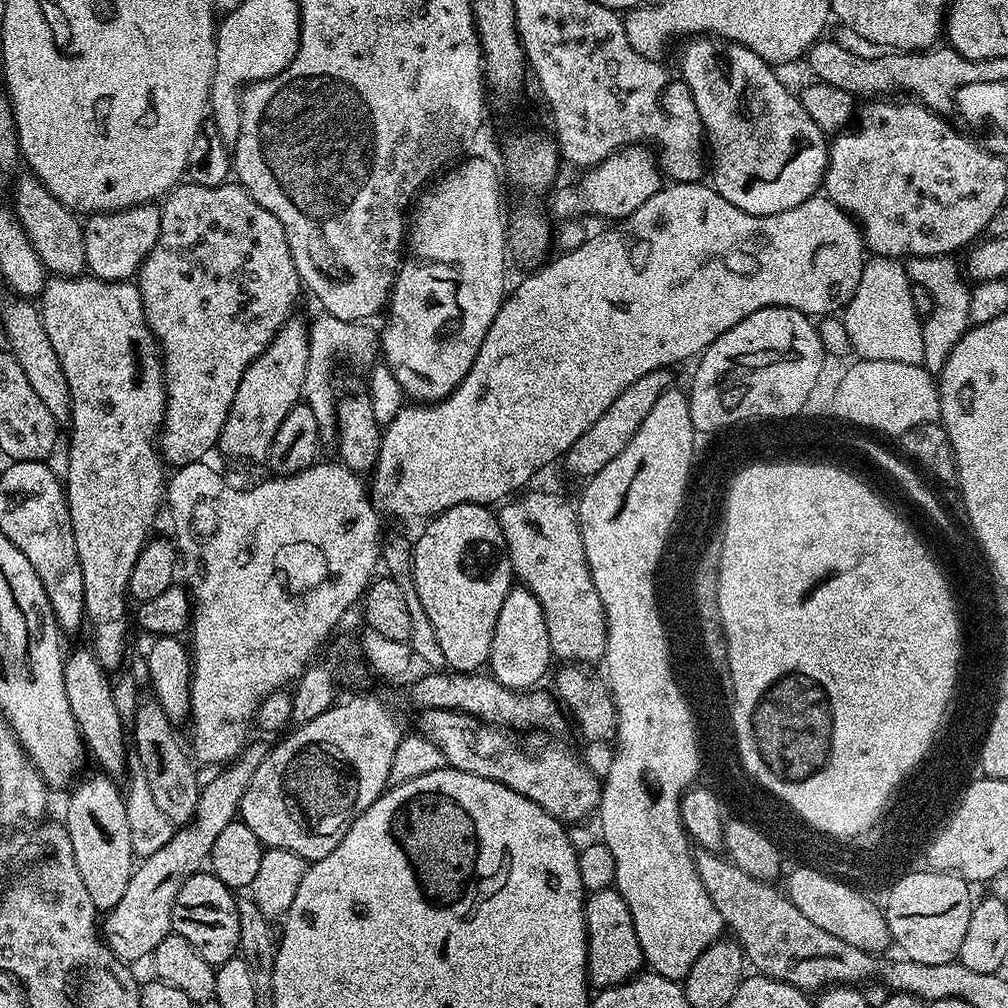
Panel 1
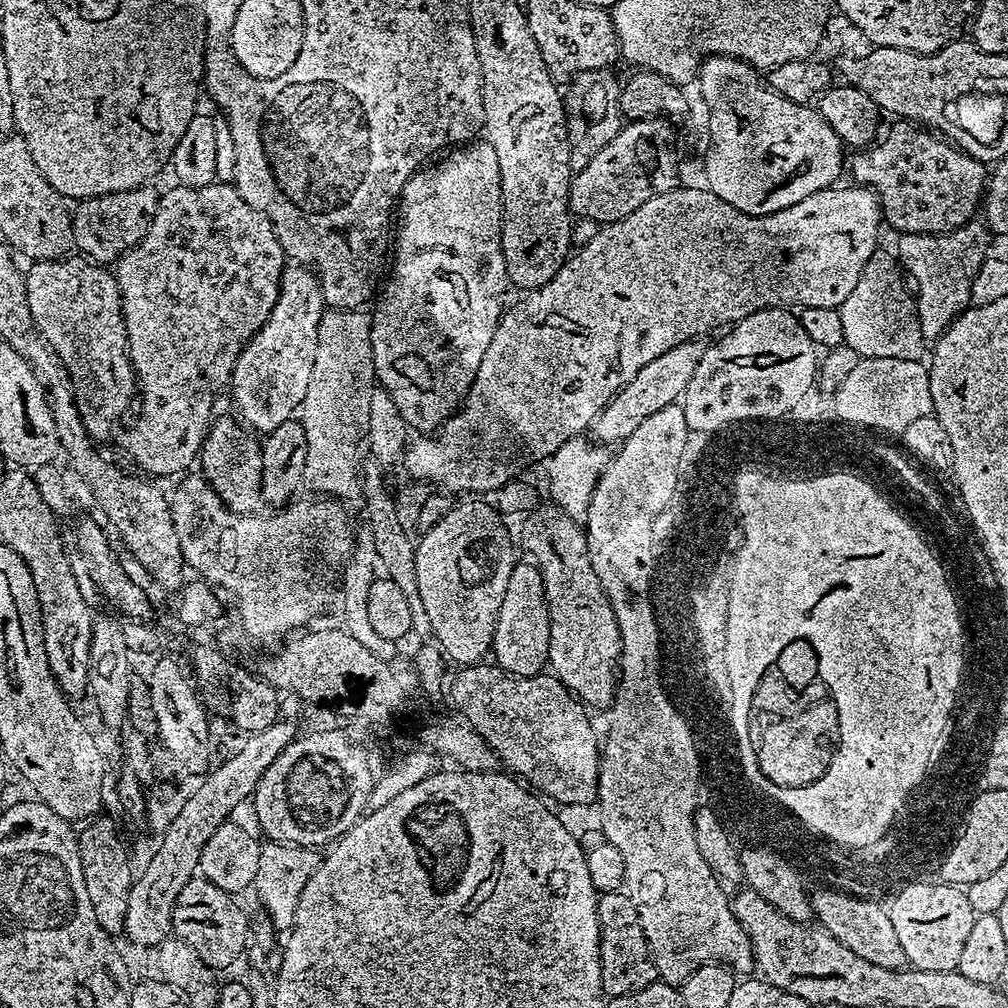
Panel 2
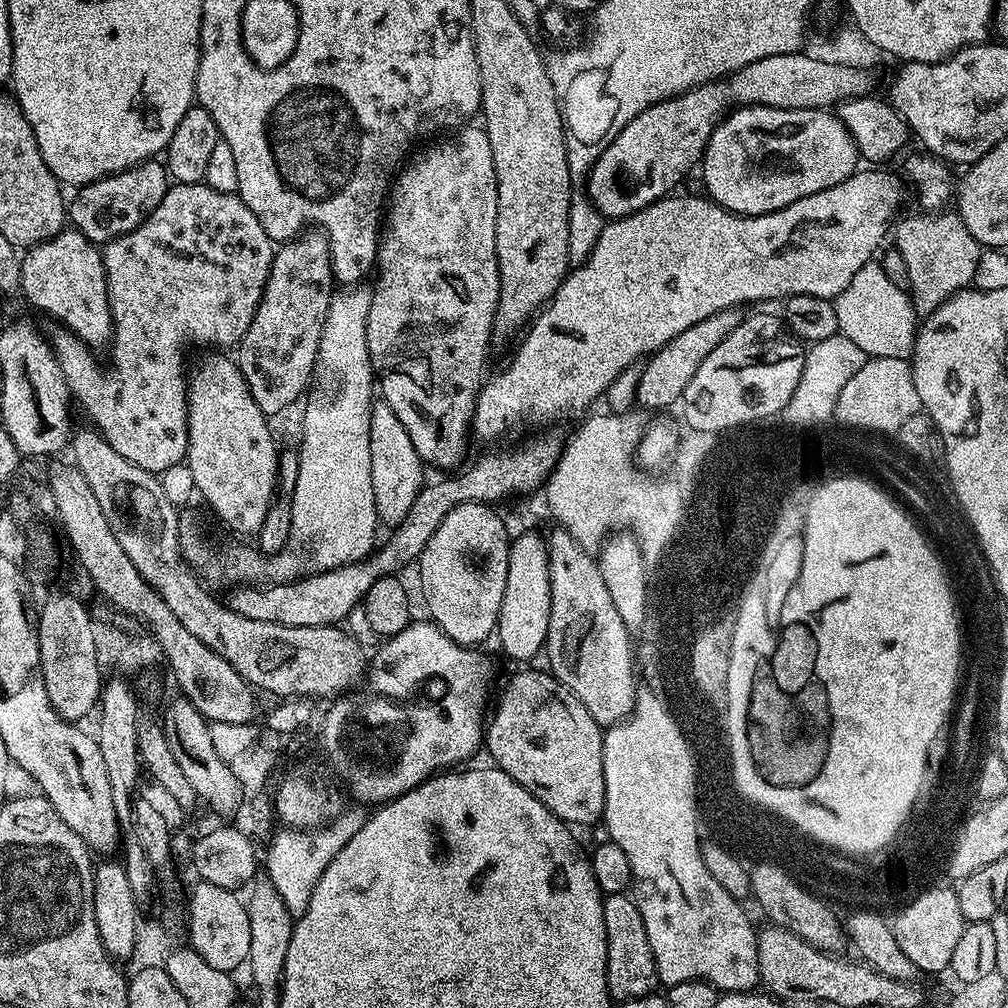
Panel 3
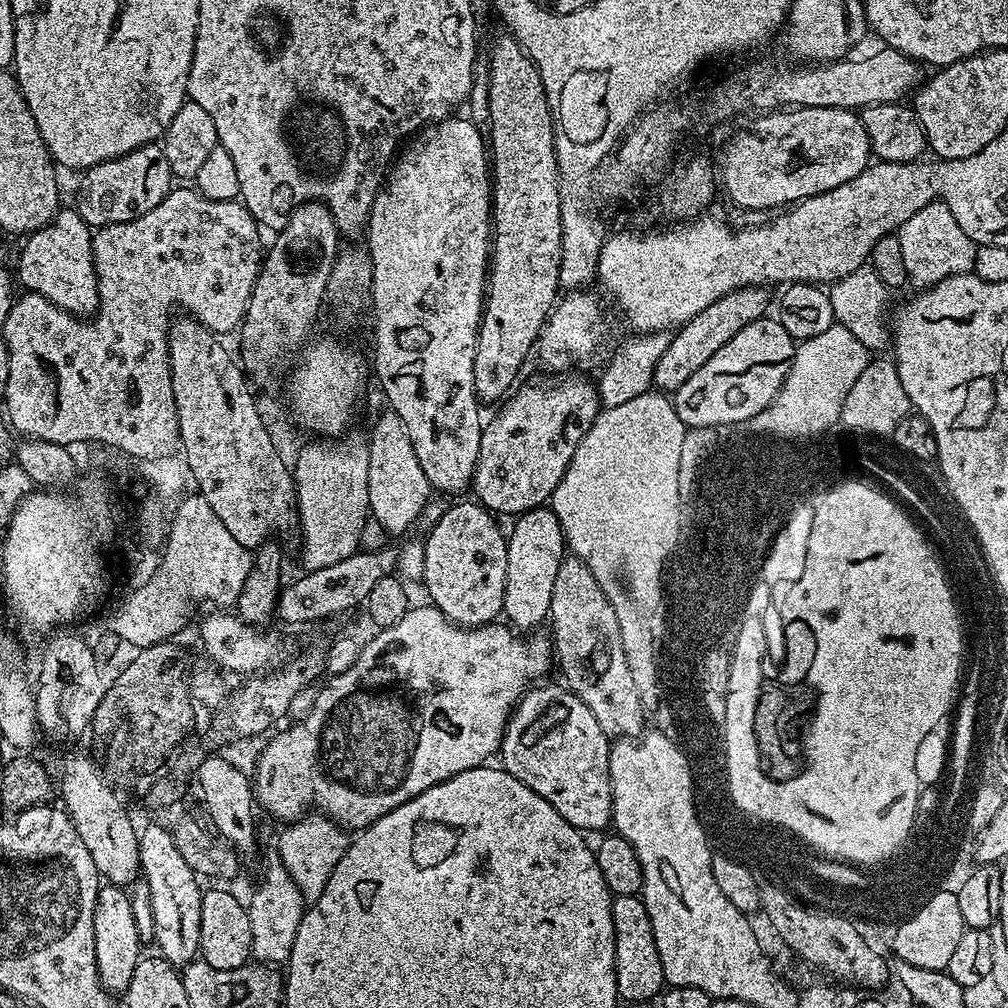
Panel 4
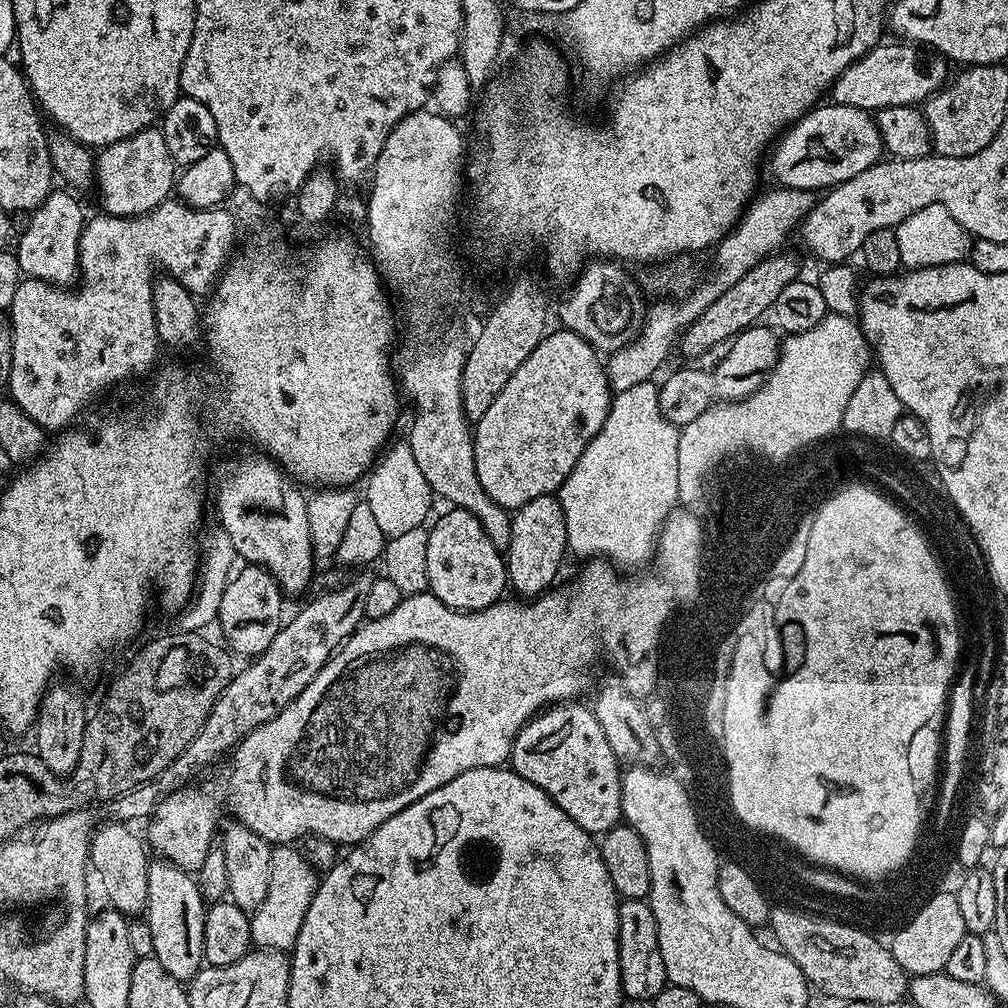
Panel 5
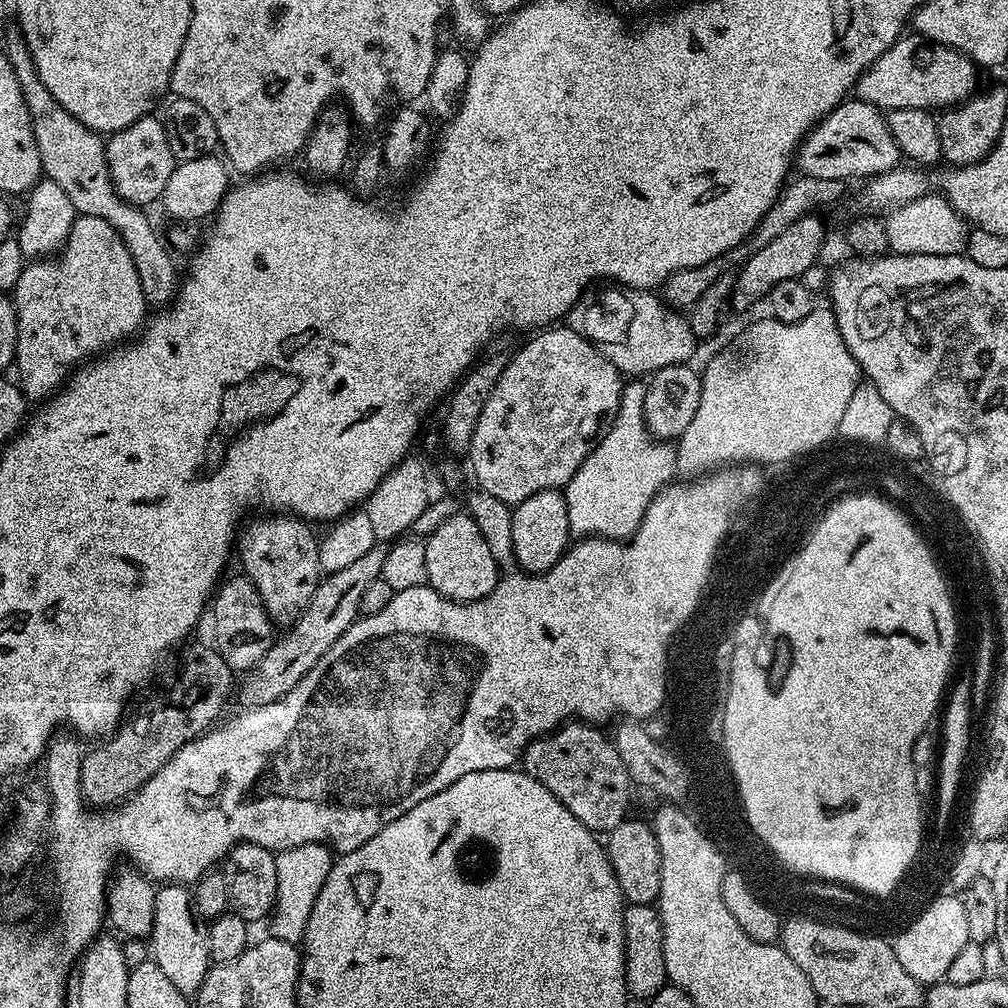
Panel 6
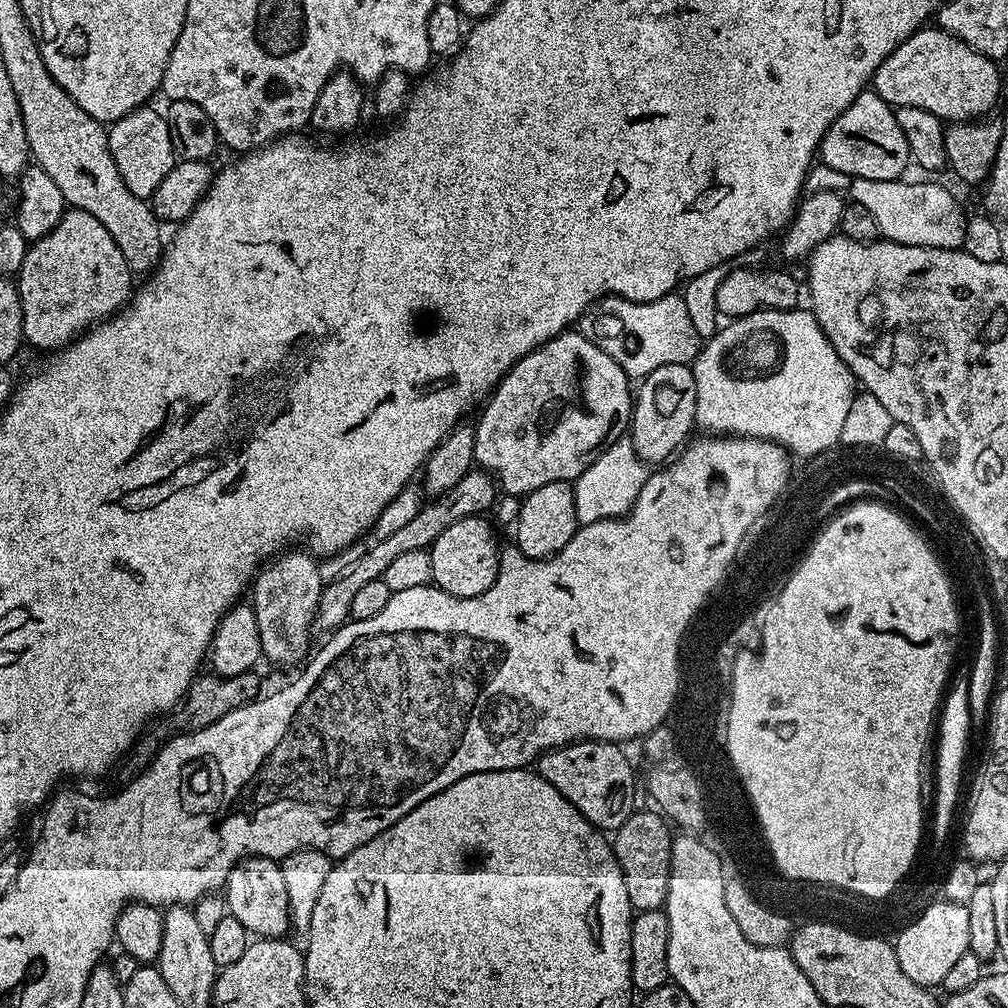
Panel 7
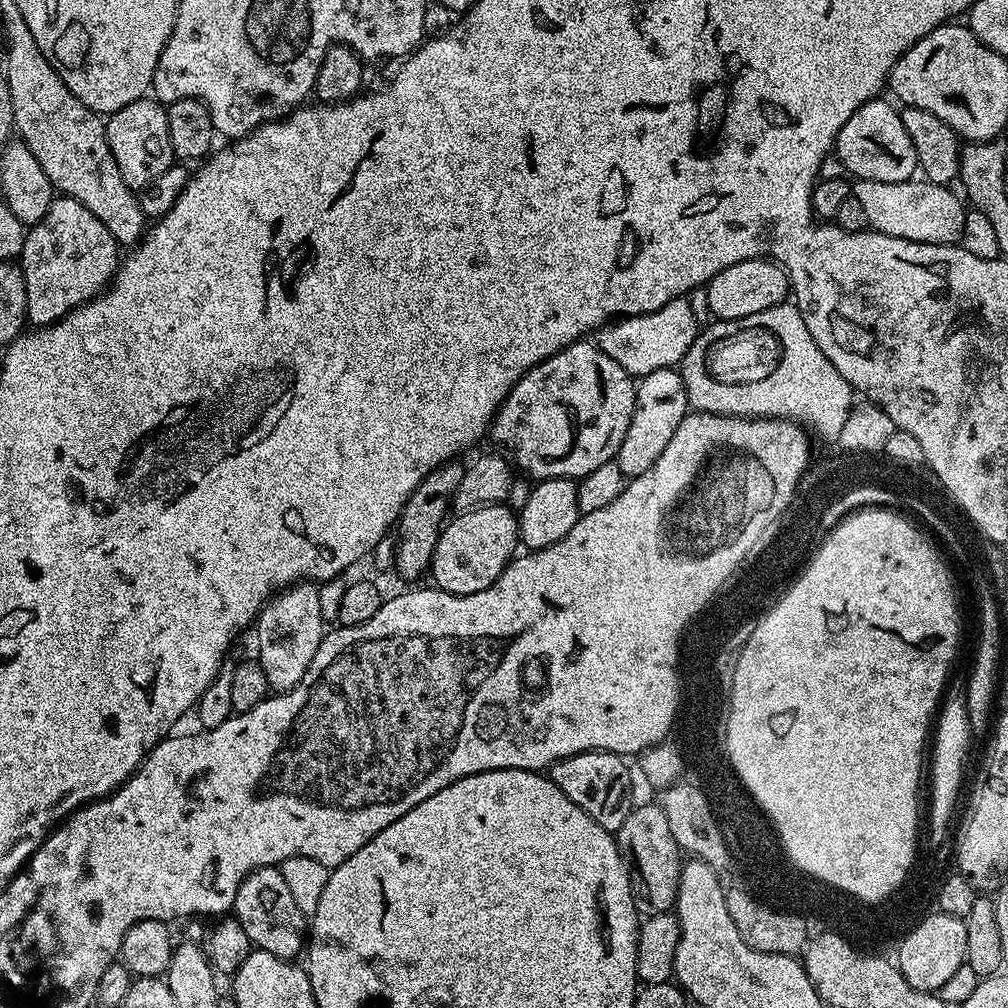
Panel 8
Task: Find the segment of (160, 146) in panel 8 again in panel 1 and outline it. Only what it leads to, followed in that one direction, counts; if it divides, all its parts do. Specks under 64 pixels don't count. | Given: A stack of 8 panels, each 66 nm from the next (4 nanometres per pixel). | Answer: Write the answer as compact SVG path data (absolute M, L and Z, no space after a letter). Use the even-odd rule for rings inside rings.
M155 203L136 204L116 212L93 212L83 221L86 268L100 280L128 282L137 275L140 263L158 242L162 226L161 209Z

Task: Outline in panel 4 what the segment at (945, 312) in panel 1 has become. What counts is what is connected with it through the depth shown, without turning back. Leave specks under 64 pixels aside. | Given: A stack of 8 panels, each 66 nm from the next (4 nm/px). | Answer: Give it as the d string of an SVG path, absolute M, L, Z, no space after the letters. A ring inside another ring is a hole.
M943 202L922 206L922 210L918 210L909 223L912 225L912 252L902 252L902 259L907 279L916 283L917 289L930 288L942 282L942 278L972 271L978 245L966 238L962 226L958 226L954 214L950 214Z

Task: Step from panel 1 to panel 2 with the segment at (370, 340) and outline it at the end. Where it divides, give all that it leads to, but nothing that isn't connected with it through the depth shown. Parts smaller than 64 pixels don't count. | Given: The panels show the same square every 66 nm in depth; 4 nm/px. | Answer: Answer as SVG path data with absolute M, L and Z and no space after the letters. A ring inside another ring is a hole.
M325 309L318 328L318 347L314 356L313 371L305 397L298 409L298 419L306 430L306 474L308 486L328 496L354 496L361 491L360 444L369 424L370 399L377 385L373 364L373 344L370 342L372 317L363 309Z

